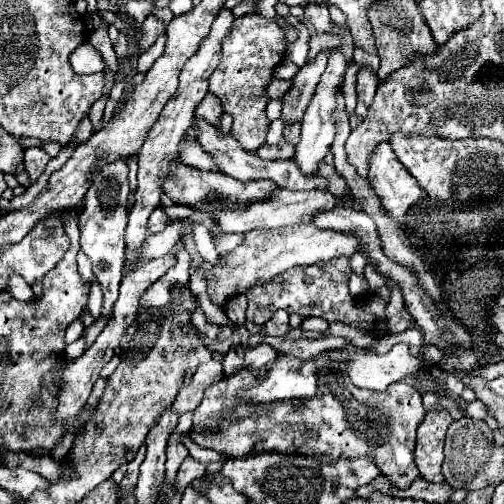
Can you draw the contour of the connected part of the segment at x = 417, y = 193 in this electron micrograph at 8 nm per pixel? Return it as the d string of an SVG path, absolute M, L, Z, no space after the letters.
M381 143L371 157L369 183L381 197L383 209L395 219L405 217L411 207L427 197L387 143Z

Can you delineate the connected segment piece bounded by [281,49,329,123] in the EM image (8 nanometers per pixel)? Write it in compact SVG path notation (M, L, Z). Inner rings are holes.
M321 51L313 63L307 63L305 67L299 69L299 73L295 75L295 85L293 89L281 99L283 103L283 111L281 111L281 119L285 123L295 123L301 121L313 93L317 87L317 81L321 77L321 73L325 71L325 61L329 57L329 51Z

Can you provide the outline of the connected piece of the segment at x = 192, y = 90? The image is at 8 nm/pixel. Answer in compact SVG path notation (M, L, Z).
M221 9L221 13L217 15L217 19L213 21L213 27L211 27L211 33L203 39L199 51L185 63L185 67L181 69L181 75L179 75L179 89L177 93L171 97L171 101L165 105L159 121L153 125L153 129L149 131L141 151L139 151L139 173L137 173L137 179L139 179L139 185L137 185L137 191L135 191L135 203L133 203L133 209L129 211L129 223L127 223L127 233L125 233L125 243L127 243L127 249L133 251L133 249L139 249L147 237L147 217L153 213L153 209L159 205L159 197L163 195L161 193L161 185L167 177L167 171L169 171L169 163L177 157L177 145L179 141L183 139L185 131L191 127L191 121L195 117L193 109L197 107L197 103L201 103L201 99L207 95L207 81L209 81L209 75L213 73L213 69L219 65L219 55L221 55L221 39L231 31L231 25L233 25L233 13L229 9Z

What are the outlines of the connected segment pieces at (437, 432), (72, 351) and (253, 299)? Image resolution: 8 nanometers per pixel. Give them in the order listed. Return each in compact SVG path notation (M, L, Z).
M429 409L425 421L417 431L417 447L415 447L415 465L425 481L443 483L443 445L447 427L453 423L451 415L445 409Z
M82 334L76 341L71 344L68 344L65 349L65 357L71 361L77 359L85 352L86 341L85 337Z
M346 256L337 257L333 261L317 263L317 265L307 265L307 267L293 267L265 285L257 285L249 289L247 299L247 319L263 325L271 319L271 315L277 309L285 309L287 313L299 313L303 317L323 317L329 323L341 321L347 325L355 325L367 333L373 335L389 335L389 327L385 321L385 303L377 295L367 295L365 299L357 301L349 295L347 281L351 274L349 258Z

